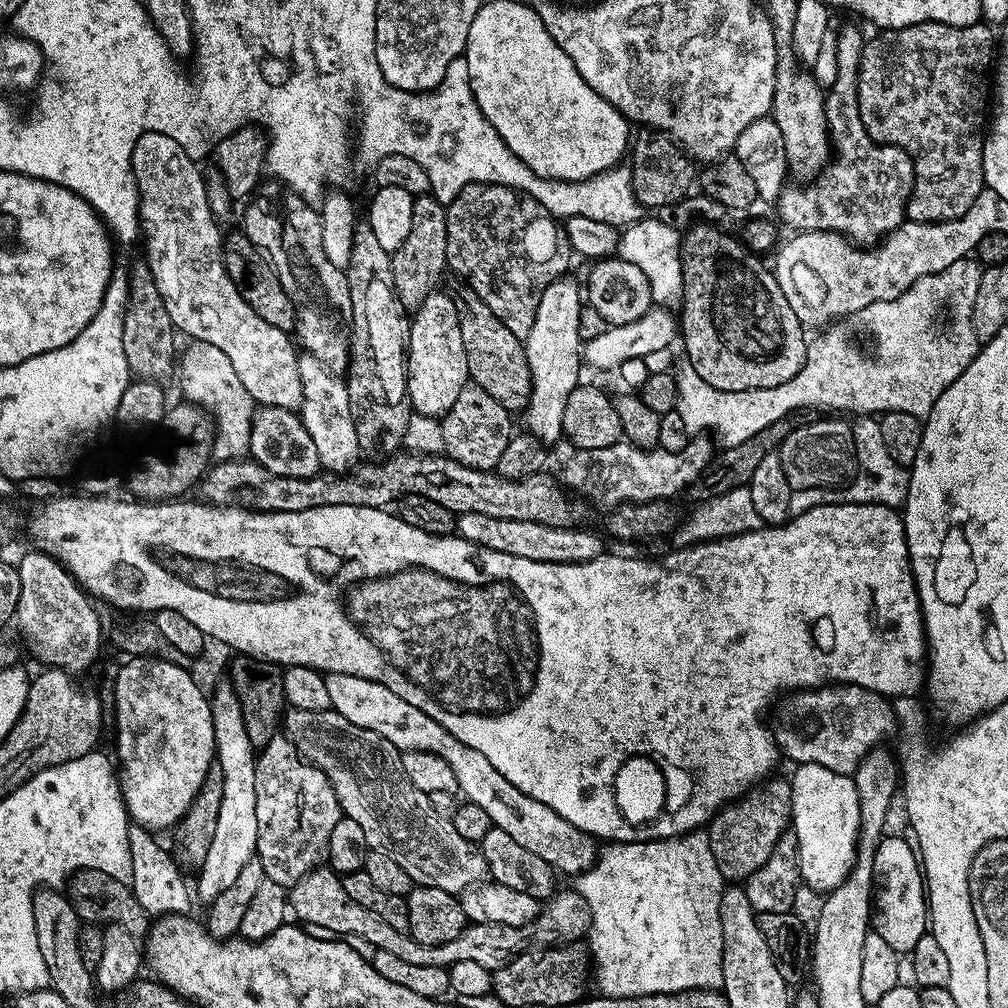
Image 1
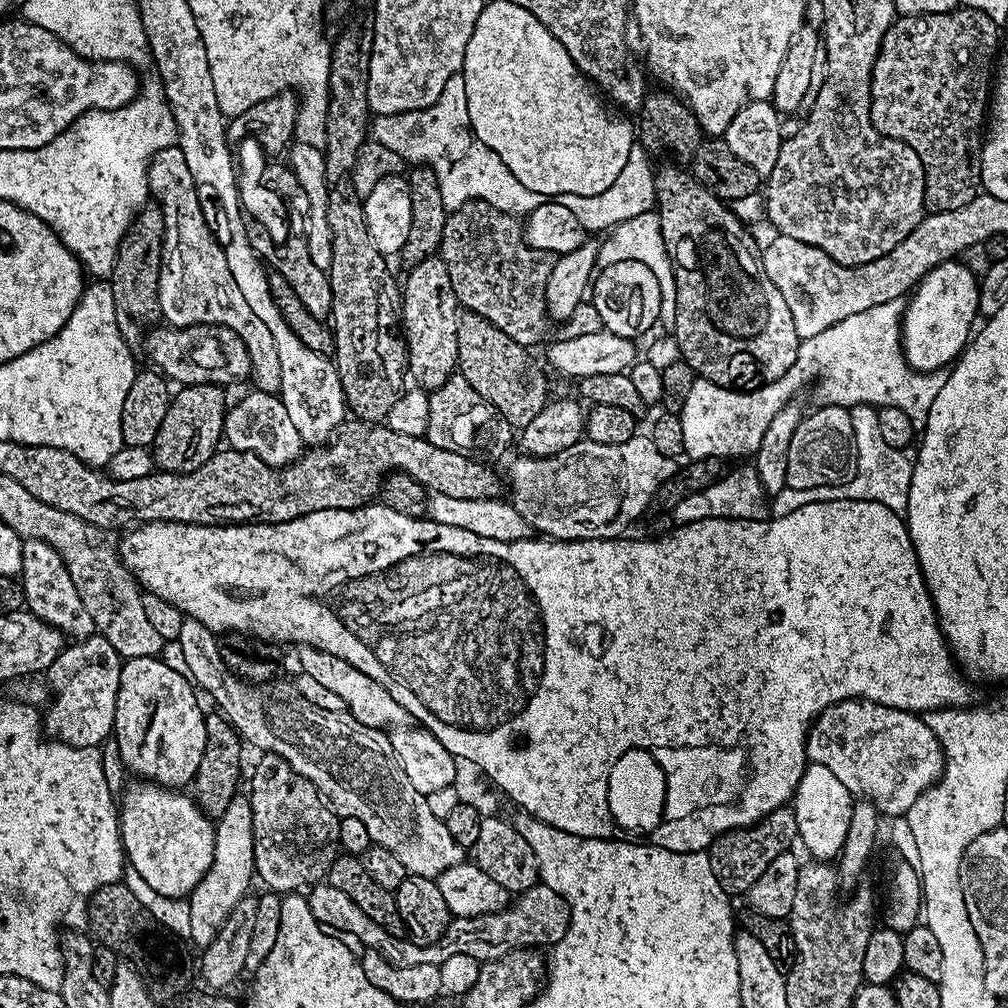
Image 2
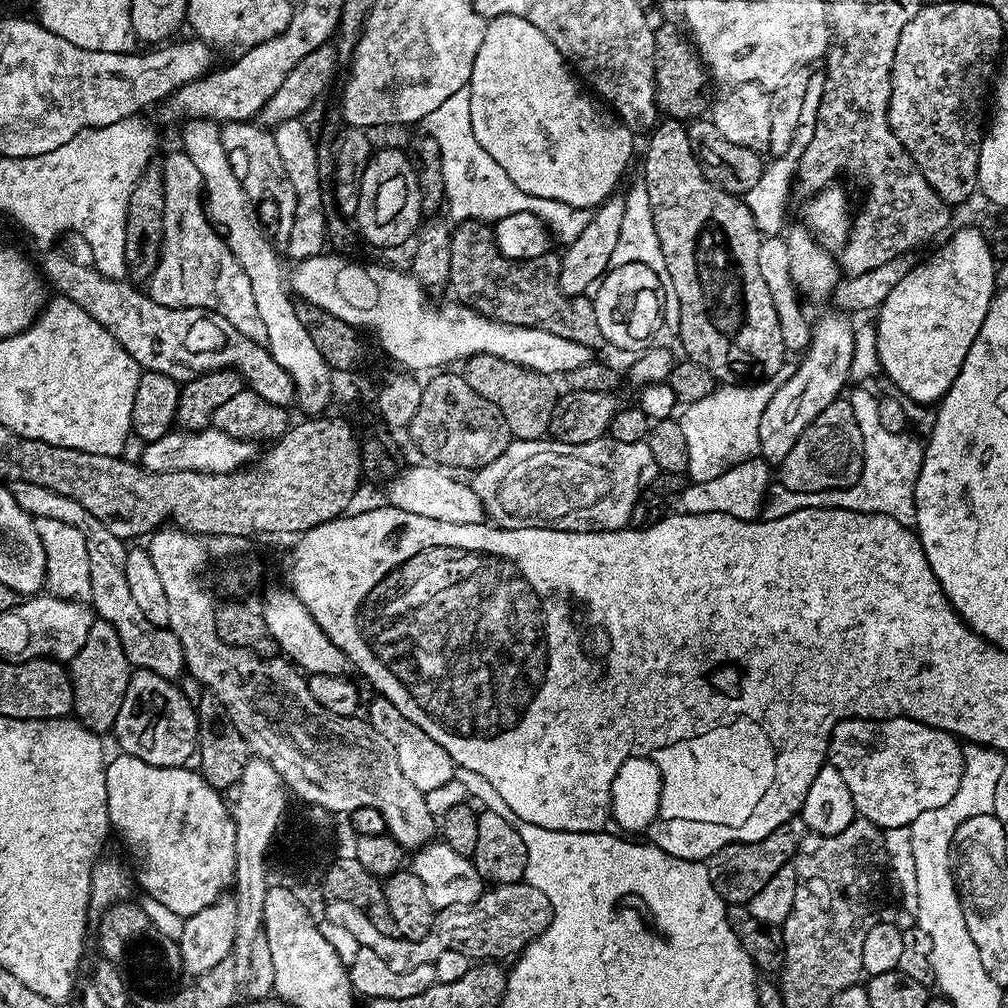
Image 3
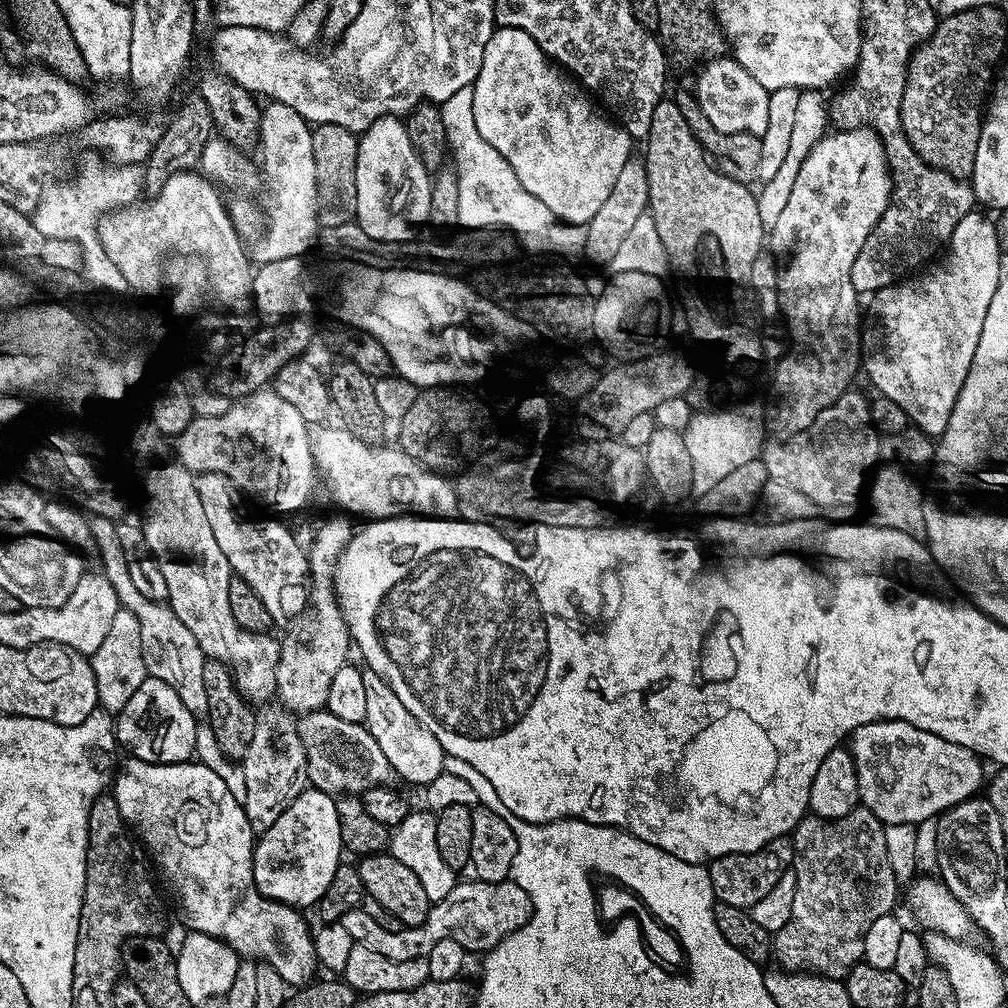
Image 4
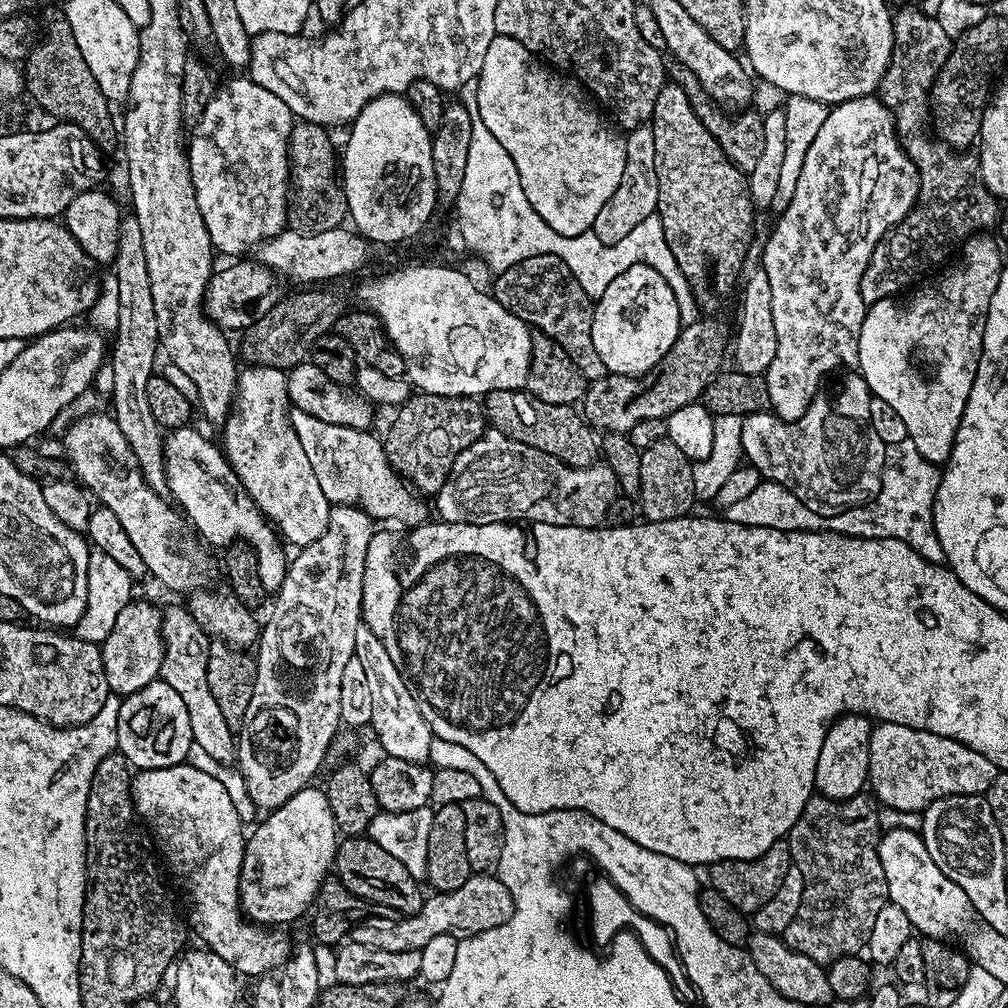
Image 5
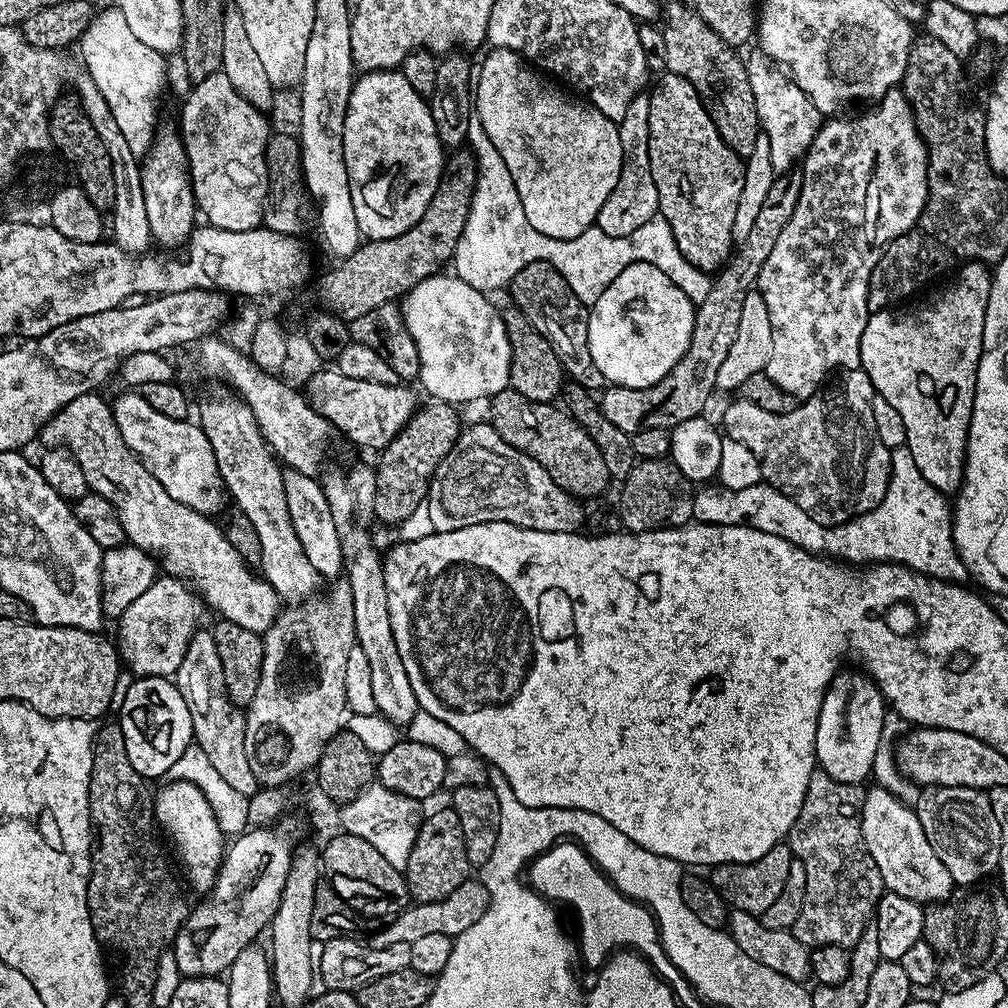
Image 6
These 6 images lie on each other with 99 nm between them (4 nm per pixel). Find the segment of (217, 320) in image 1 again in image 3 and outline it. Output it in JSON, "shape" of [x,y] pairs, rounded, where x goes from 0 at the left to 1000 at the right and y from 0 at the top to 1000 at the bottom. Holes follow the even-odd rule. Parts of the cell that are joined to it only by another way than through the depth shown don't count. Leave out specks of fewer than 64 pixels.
{"shape":[[[175,149],[161,159],[165,212],[163,213],[163,246],[159,262],[145,286],[153,300],[170,306],[203,306],[220,312],[232,327],[253,341],[265,342],[263,320],[256,312],[255,301],[248,288],[244,268],[236,264],[236,256],[228,252],[224,240],[214,231],[202,208],[200,173],[182,149]]]}

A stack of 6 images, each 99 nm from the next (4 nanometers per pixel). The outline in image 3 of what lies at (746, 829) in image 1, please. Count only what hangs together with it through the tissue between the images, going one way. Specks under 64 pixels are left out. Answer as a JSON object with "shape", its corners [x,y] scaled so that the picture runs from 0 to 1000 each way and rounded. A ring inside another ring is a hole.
{"shape":[[[782,819],[761,826],[757,831],[751,831],[747,837],[725,837],[716,839],[708,848],[703,849],[700,860],[704,867],[704,875],[708,875],[708,883],[718,892],[718,896],[741,898],[778,857],[786,857],[792,836],[791,826],[786,826]]]}

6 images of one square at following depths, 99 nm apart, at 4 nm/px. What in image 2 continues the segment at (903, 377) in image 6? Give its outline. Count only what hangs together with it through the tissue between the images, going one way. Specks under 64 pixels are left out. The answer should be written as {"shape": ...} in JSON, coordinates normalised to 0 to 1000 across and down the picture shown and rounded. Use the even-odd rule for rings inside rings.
{"shape":[[[945,256],[927,264],[927,268],[920,270],[900,295],[895,318],[895,344],[898,359],[910,369],[939,366],[962,340],[972,309],[972,278],[952,260]]]}

